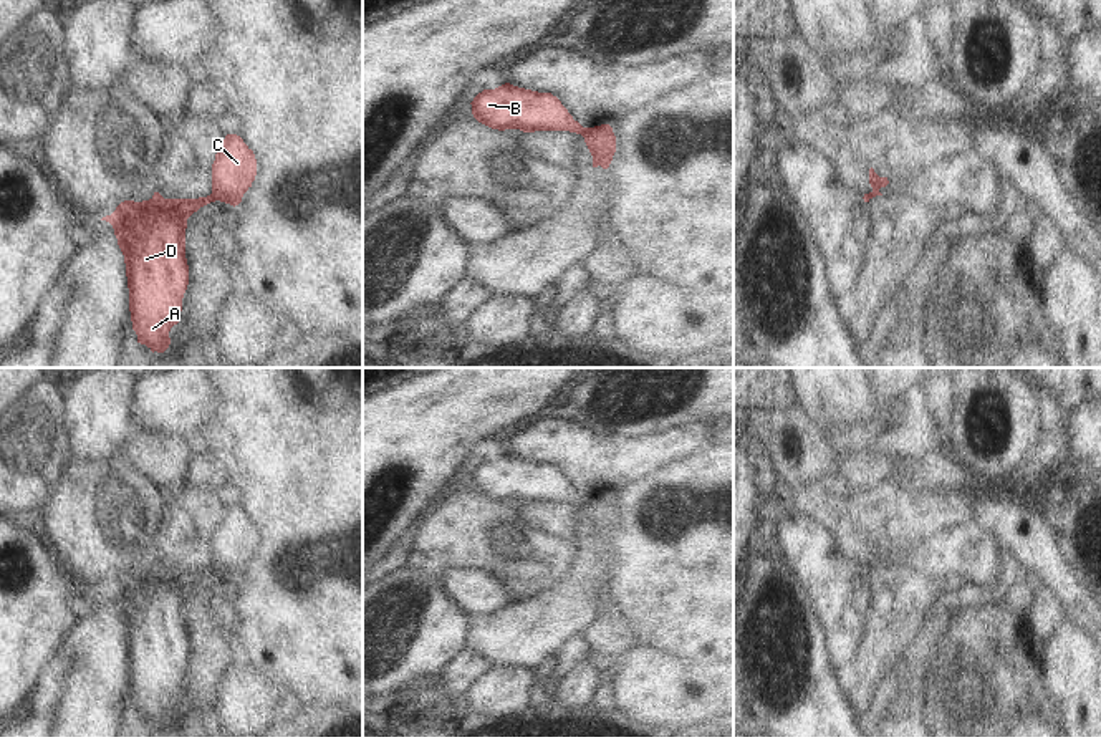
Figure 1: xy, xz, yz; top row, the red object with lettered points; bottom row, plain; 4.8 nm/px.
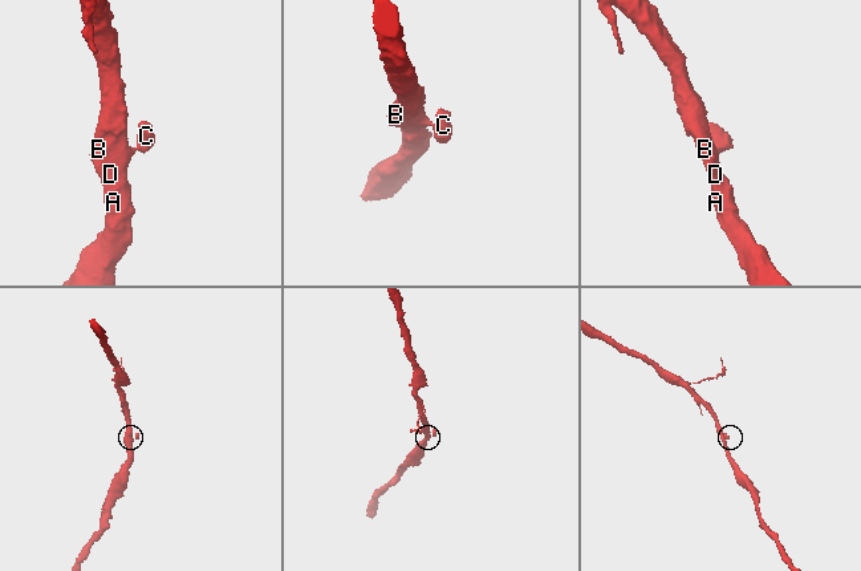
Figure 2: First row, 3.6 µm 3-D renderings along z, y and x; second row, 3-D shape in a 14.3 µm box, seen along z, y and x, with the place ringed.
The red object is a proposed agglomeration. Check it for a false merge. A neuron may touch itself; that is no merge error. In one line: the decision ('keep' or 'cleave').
cleave

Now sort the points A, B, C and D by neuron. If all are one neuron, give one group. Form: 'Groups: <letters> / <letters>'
Groups: A B D / C

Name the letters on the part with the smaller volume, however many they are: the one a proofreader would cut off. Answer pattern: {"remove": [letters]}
{"remove": ["C"]}

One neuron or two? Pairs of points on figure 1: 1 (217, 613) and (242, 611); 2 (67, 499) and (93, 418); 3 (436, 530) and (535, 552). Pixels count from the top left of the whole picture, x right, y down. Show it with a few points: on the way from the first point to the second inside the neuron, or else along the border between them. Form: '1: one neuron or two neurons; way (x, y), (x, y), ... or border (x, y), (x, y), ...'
1: two neurons; border (239, 582), (235, 631), (234, 640), (227, 645)
2: two neurons; border (70, 451), (80, 456), (116, 457)
3: one neuron; way (461, 530), (487, 534), (510, 550)

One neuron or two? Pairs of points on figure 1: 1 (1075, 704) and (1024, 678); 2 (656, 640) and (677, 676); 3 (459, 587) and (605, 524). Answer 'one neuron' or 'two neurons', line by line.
1: two neurons
2: two neurons
3: two neurons

